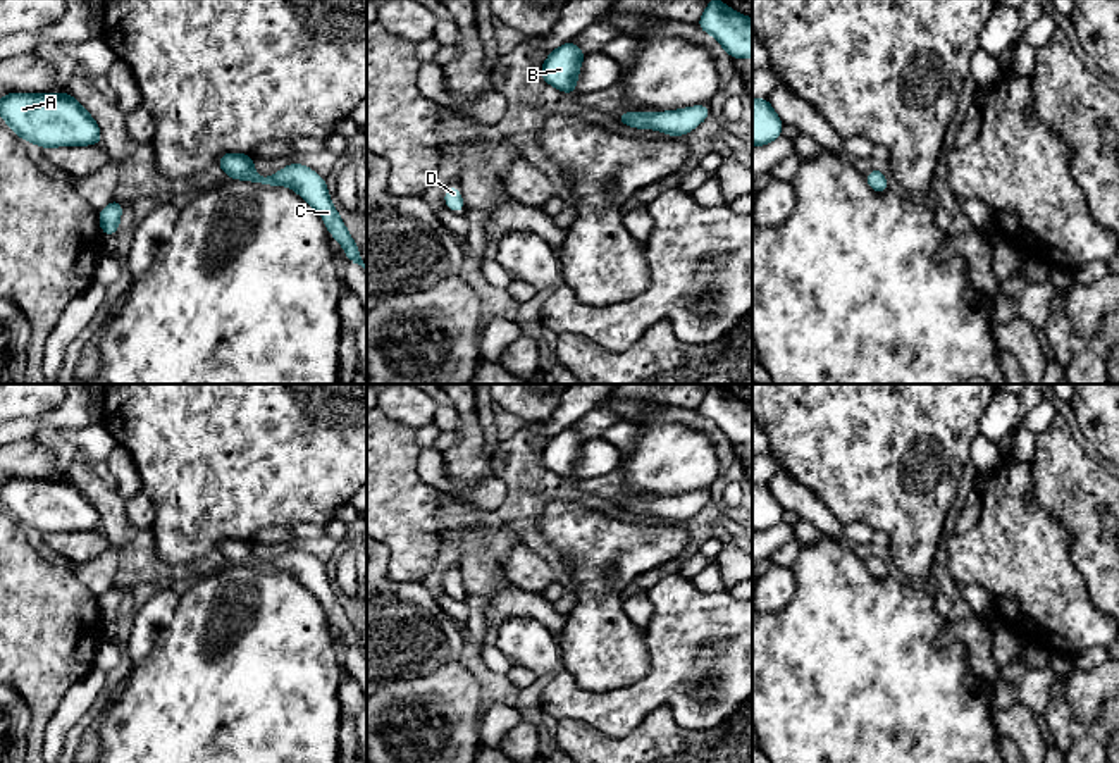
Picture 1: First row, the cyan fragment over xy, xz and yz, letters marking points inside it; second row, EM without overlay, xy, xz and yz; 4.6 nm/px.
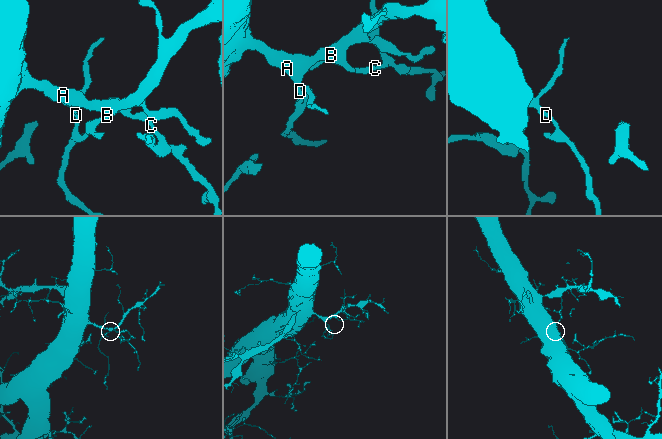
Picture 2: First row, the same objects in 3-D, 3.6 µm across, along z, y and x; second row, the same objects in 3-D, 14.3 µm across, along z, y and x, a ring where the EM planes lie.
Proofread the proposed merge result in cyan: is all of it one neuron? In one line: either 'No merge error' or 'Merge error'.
No merge error

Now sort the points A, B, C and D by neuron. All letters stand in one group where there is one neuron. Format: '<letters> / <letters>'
A B C D

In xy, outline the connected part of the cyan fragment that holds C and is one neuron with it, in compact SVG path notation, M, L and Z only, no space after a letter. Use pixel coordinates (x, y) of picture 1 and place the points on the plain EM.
M222 539L217 546L217 551L231 565L244 565L260 572L289 572L301 584L305 584L324 605L327 617L334 622L344 634L346 646L358 649L365 654L365 649L360 642L360 636L355 630L349 617L343 610L337 596L334 594L331 582L327 579L325 565L313 558L312 555L293 548L282 556L275 558L270 563L257 561L253 556L255 544L243 539Z

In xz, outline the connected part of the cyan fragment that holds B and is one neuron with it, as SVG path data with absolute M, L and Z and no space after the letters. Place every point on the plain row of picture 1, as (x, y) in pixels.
M570 425L553 436L541 453L542 467L563 479L575 481L577 462L587 439Z

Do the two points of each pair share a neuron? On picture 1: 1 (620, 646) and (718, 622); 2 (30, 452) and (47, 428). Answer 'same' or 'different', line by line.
1: different
2: different

